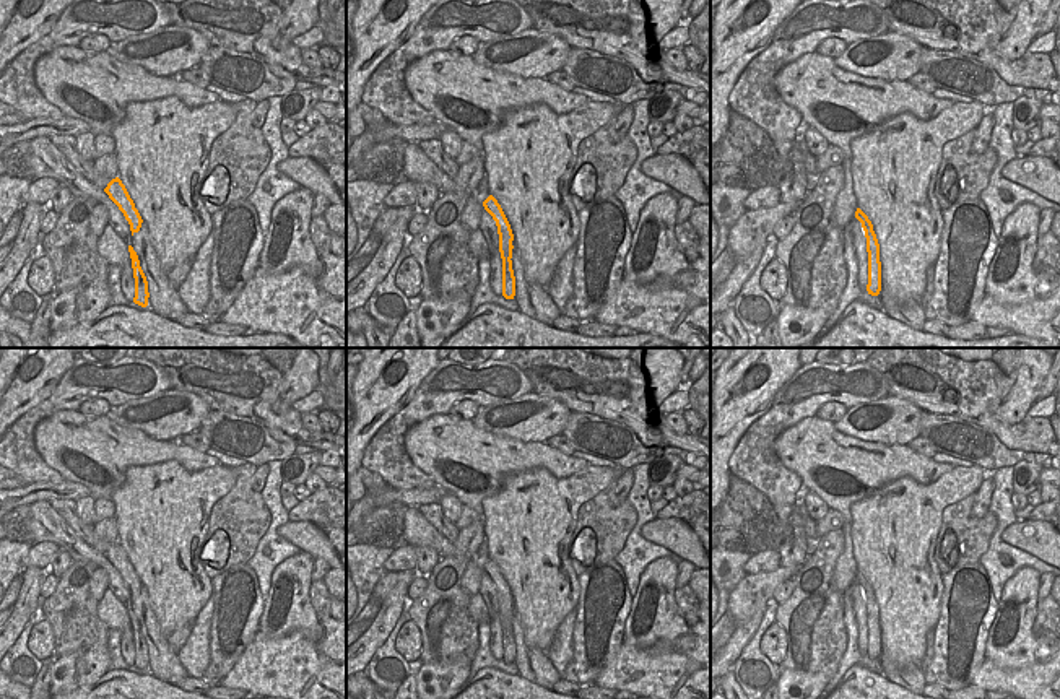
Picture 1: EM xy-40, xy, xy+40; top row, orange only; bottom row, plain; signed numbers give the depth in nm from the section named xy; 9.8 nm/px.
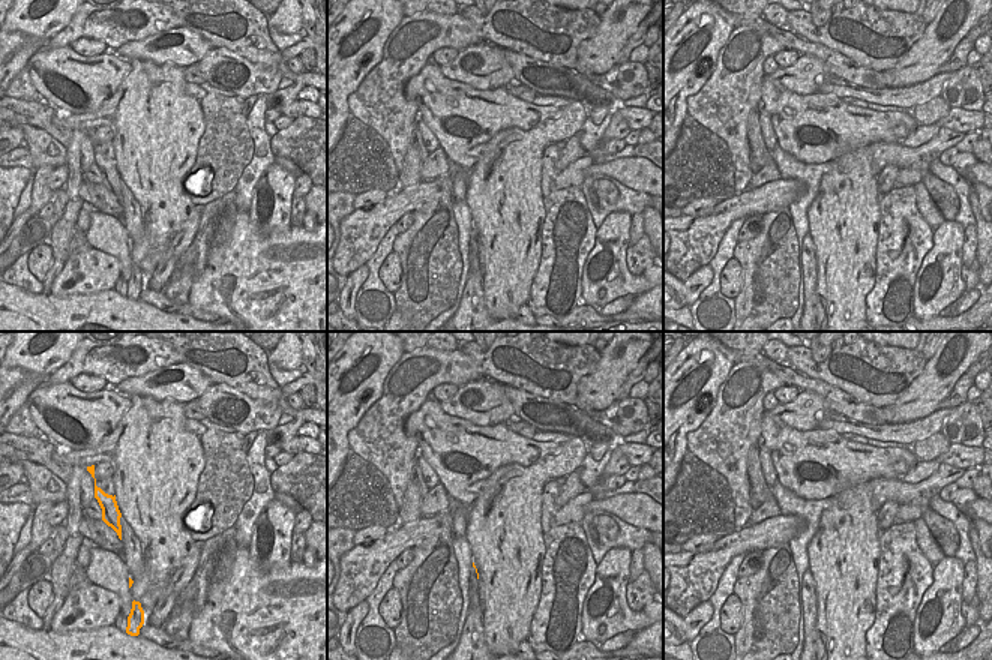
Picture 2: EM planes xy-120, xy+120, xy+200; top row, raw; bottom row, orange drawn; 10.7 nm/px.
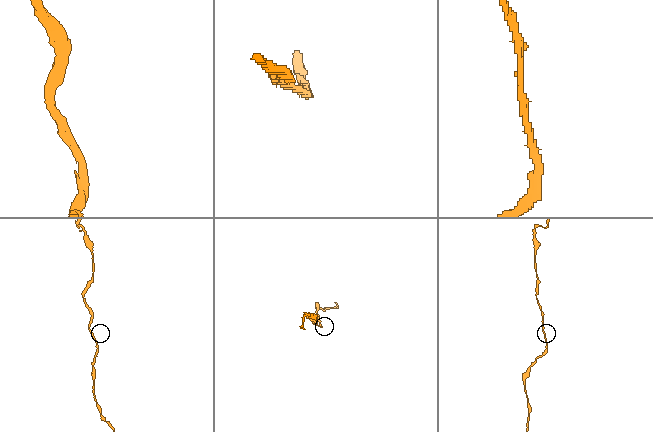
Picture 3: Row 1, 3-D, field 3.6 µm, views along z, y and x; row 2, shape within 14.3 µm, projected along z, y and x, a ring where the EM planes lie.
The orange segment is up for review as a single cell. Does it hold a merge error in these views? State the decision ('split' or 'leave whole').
leave whole

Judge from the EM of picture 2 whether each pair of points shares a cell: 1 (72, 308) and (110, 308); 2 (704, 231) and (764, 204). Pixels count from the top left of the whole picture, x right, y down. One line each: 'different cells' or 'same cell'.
1: same cell
2: same cell

